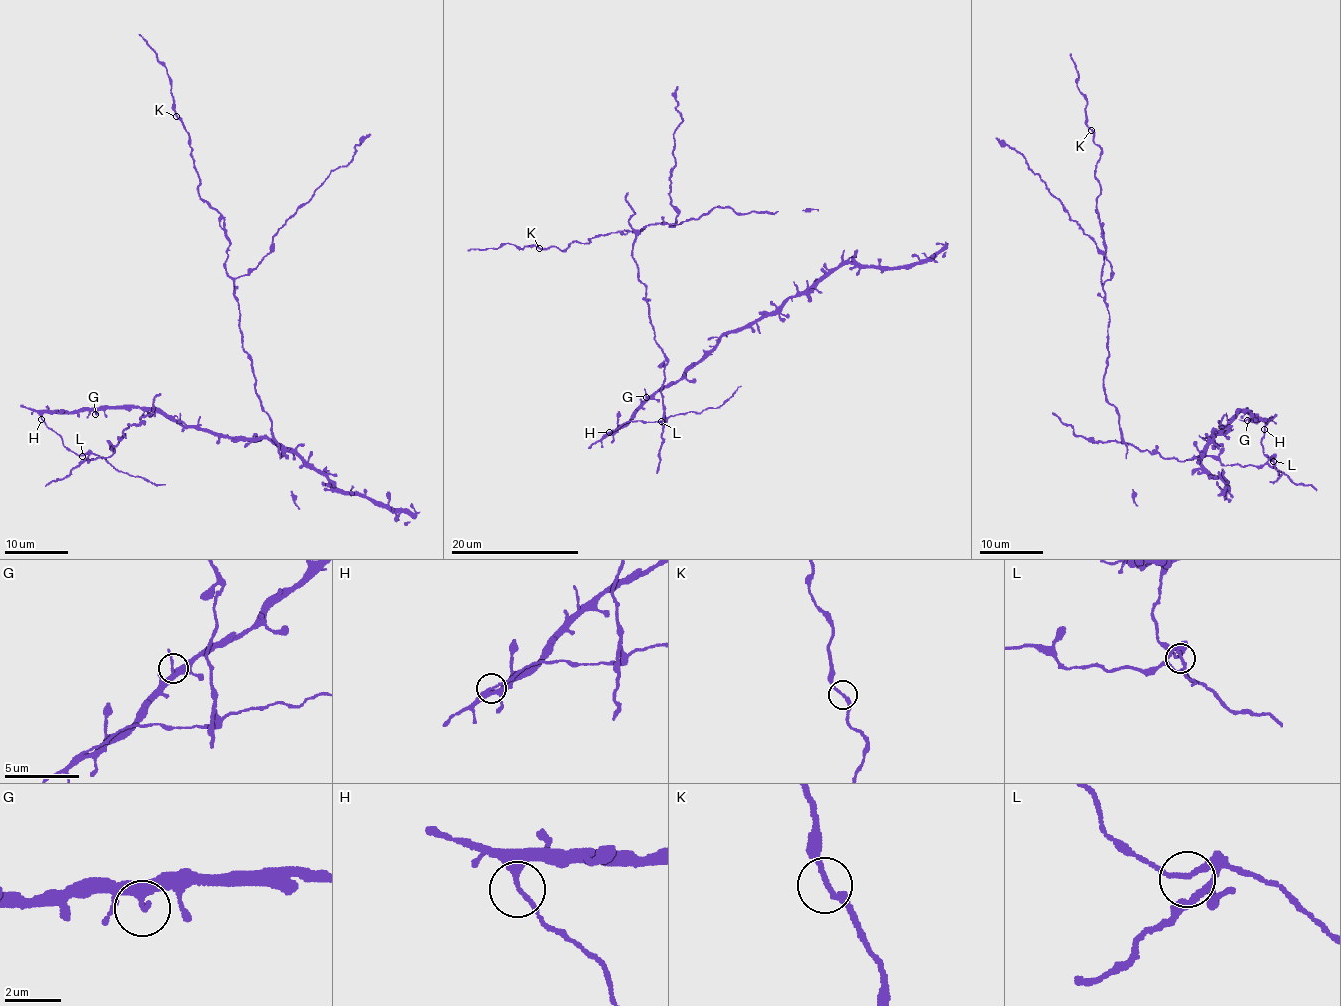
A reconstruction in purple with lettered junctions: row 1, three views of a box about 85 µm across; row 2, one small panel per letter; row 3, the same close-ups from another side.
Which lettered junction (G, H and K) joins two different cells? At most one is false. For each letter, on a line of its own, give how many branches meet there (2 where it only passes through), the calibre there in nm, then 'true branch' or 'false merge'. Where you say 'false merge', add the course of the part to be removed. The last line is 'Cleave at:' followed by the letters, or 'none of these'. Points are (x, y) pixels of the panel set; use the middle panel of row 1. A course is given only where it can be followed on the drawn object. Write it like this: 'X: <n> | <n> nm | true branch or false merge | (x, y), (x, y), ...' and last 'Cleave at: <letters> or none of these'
G: 2 | 200 nm | true branch
H: 2 | 200 nm | false merge | (608, 433), (630, 421), (664, 417), (667, 361), (633, 257), (628, 221), (634, 212), (627, 193)
K: 2 | 190 nm | true branch
Cleave at: H

